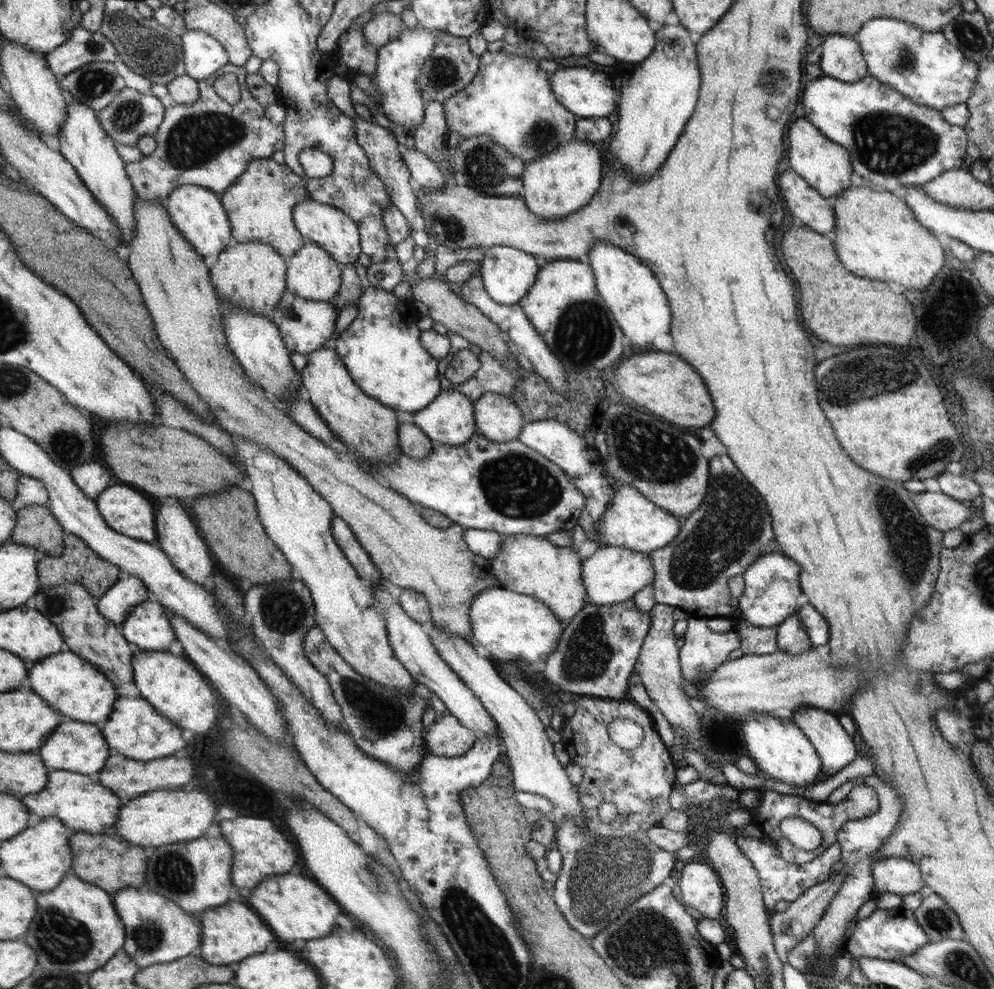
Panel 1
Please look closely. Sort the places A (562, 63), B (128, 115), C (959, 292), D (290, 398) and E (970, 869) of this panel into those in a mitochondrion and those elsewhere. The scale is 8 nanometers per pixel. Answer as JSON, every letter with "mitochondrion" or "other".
{"A":"other","B":"mitochondrion","C":"other","D":"other","E":"other"}

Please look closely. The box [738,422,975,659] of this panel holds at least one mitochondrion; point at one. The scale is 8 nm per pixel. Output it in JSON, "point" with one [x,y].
{"point":[908,540]}

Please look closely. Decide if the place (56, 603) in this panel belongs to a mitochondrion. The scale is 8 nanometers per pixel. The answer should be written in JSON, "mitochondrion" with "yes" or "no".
{"mitochondrion":"yes"}

